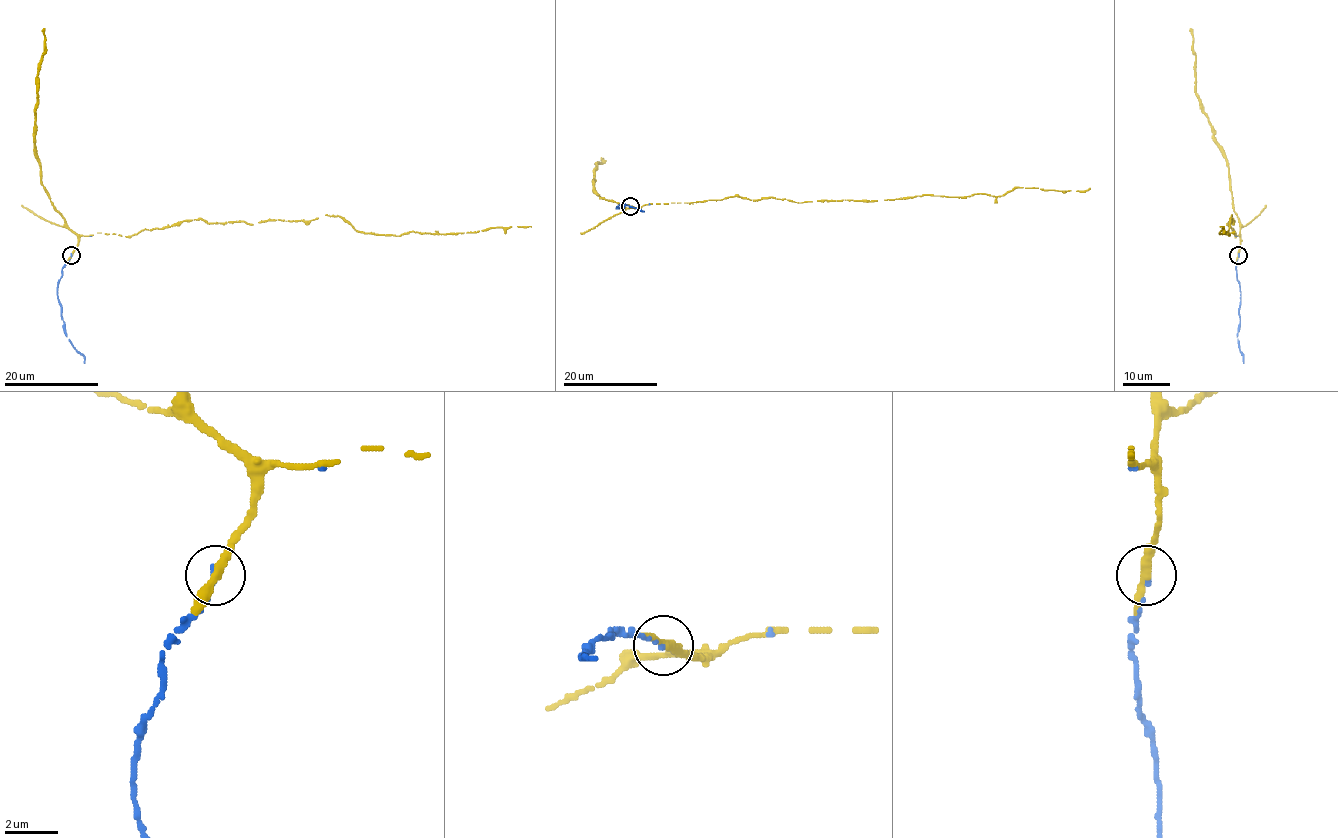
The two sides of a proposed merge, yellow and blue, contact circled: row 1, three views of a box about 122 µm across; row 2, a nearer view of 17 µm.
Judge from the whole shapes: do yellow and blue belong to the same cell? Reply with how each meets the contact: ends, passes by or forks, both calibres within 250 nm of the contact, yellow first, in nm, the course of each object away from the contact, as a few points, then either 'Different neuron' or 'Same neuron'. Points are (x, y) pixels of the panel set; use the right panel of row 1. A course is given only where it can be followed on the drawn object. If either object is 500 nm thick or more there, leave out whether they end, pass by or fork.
At the ring yellow passes by. At the ring blue ends. Thickness 320 nm (yellow) against 260 nm. Course of yellow: (1237, 255), (1241, 239), (1228, 225), (1235, 222), (1231, 215), (1229, 236), (1220, 226). Course of blue: (1238, 255), (1236, 277), (1241, 297), (1237, 343), (1243, 363). Same neuron

